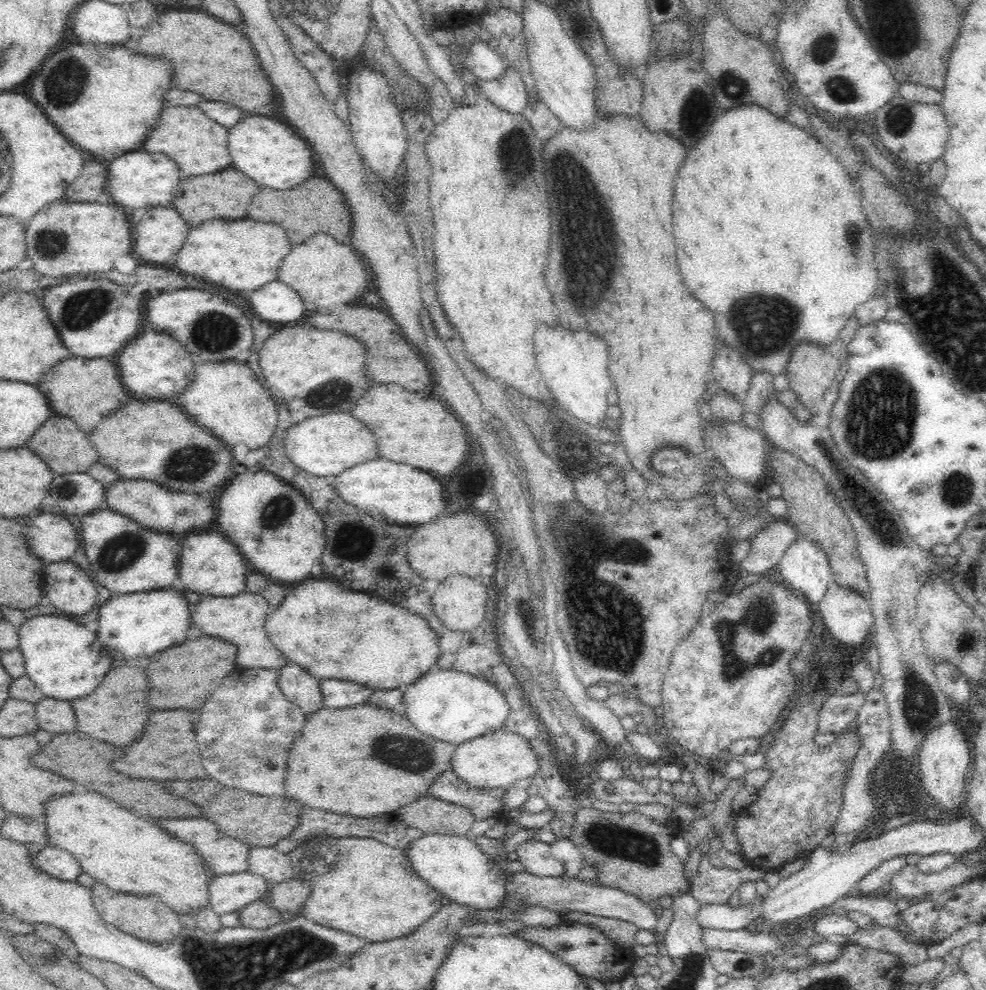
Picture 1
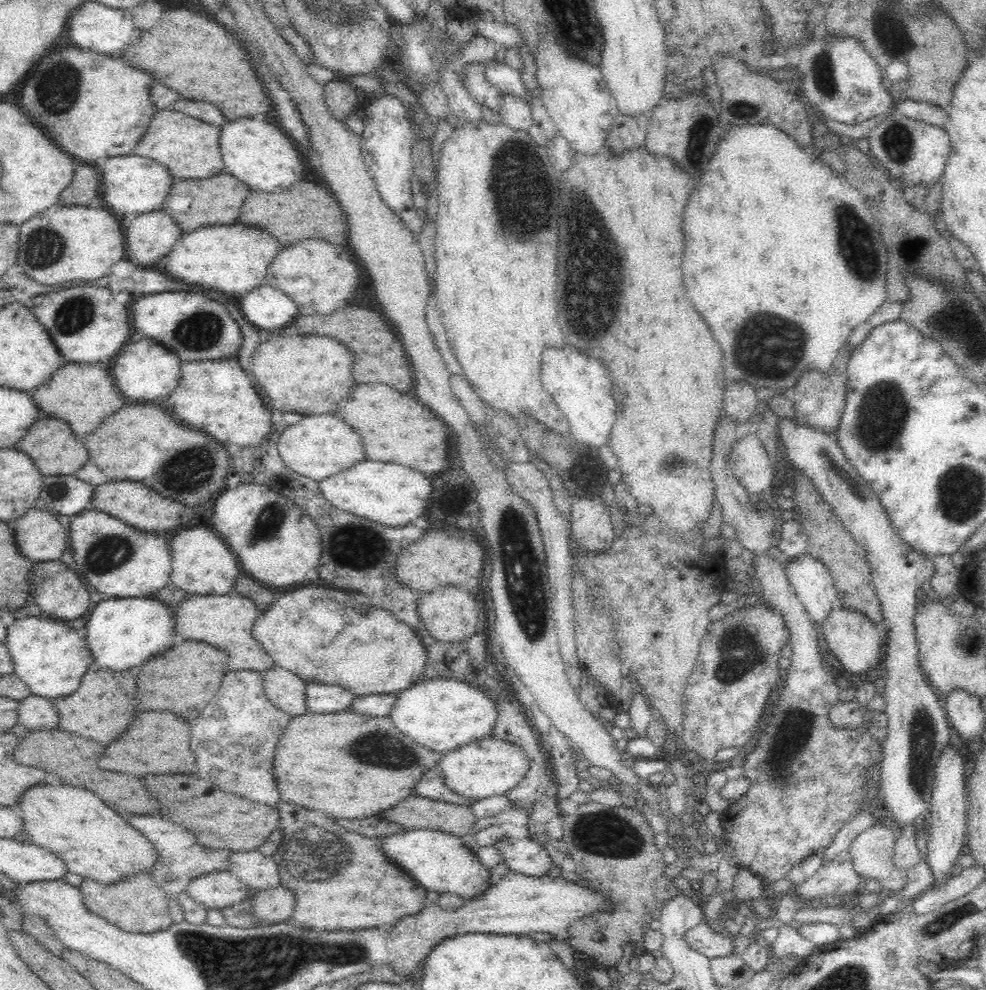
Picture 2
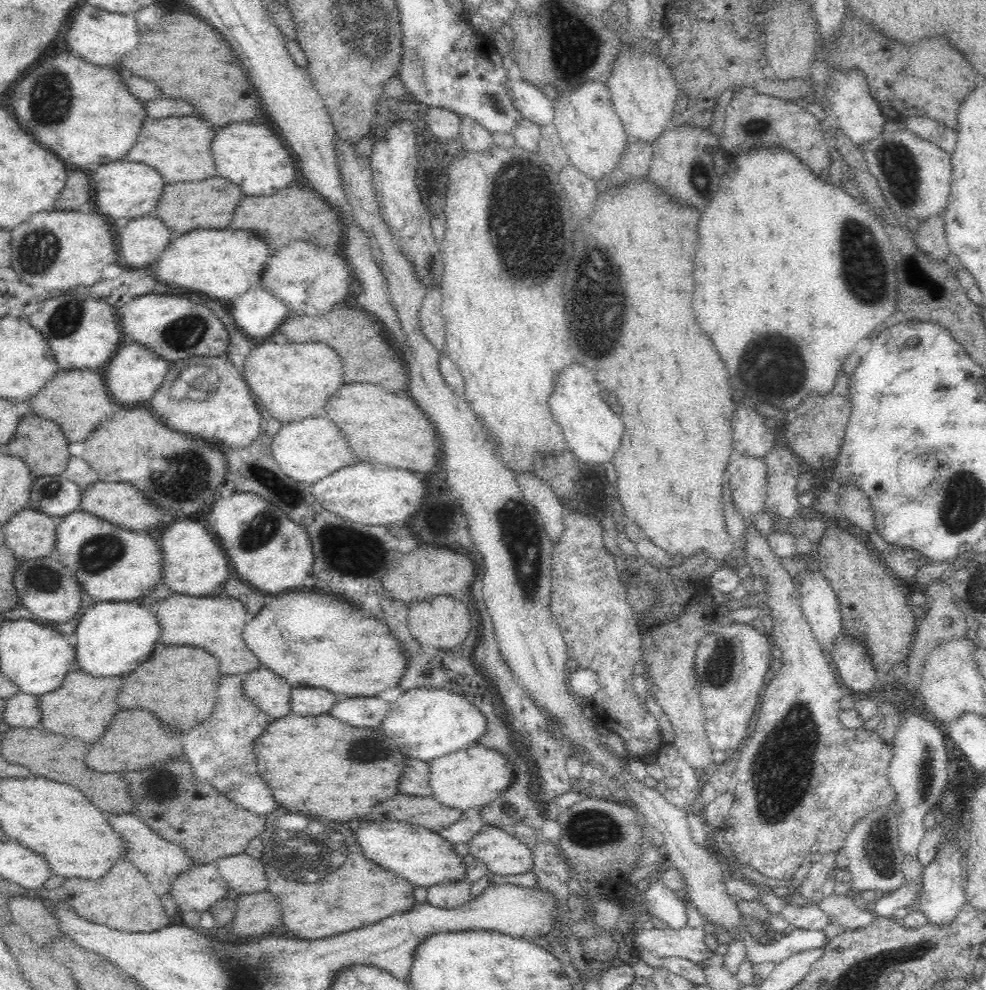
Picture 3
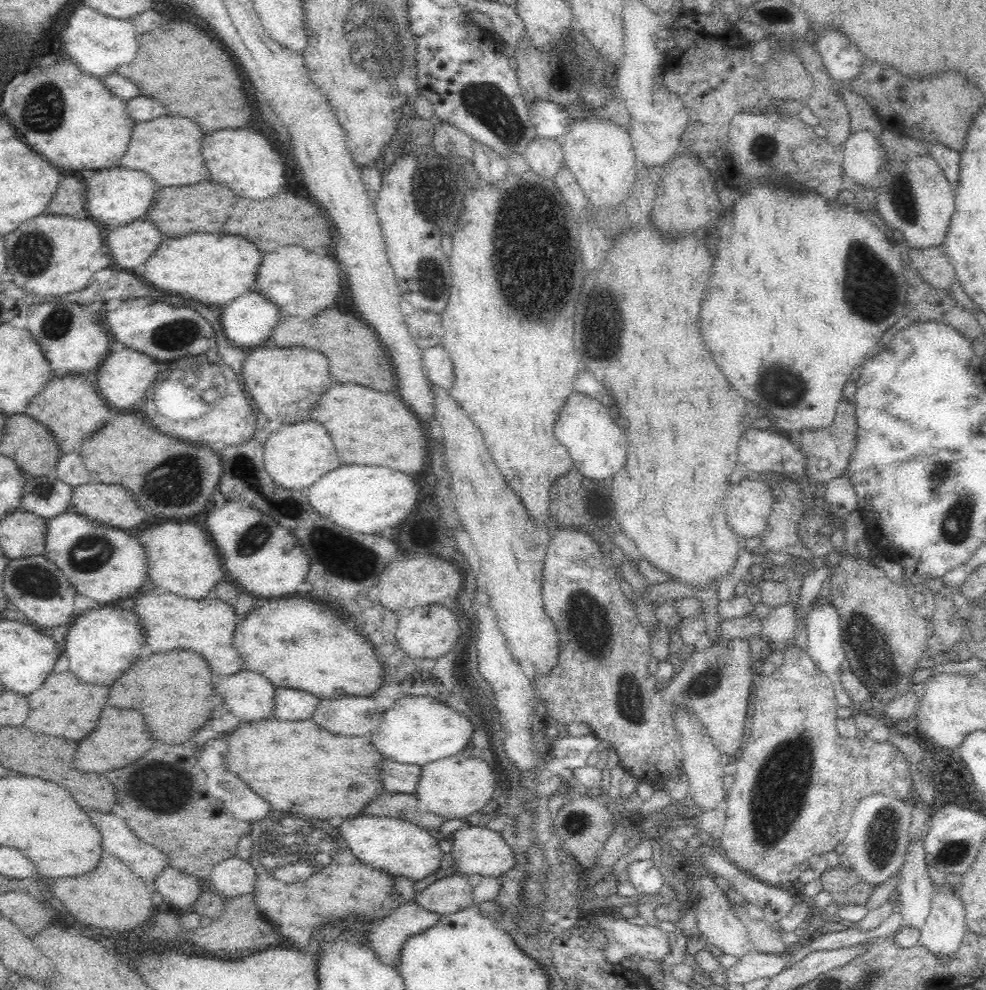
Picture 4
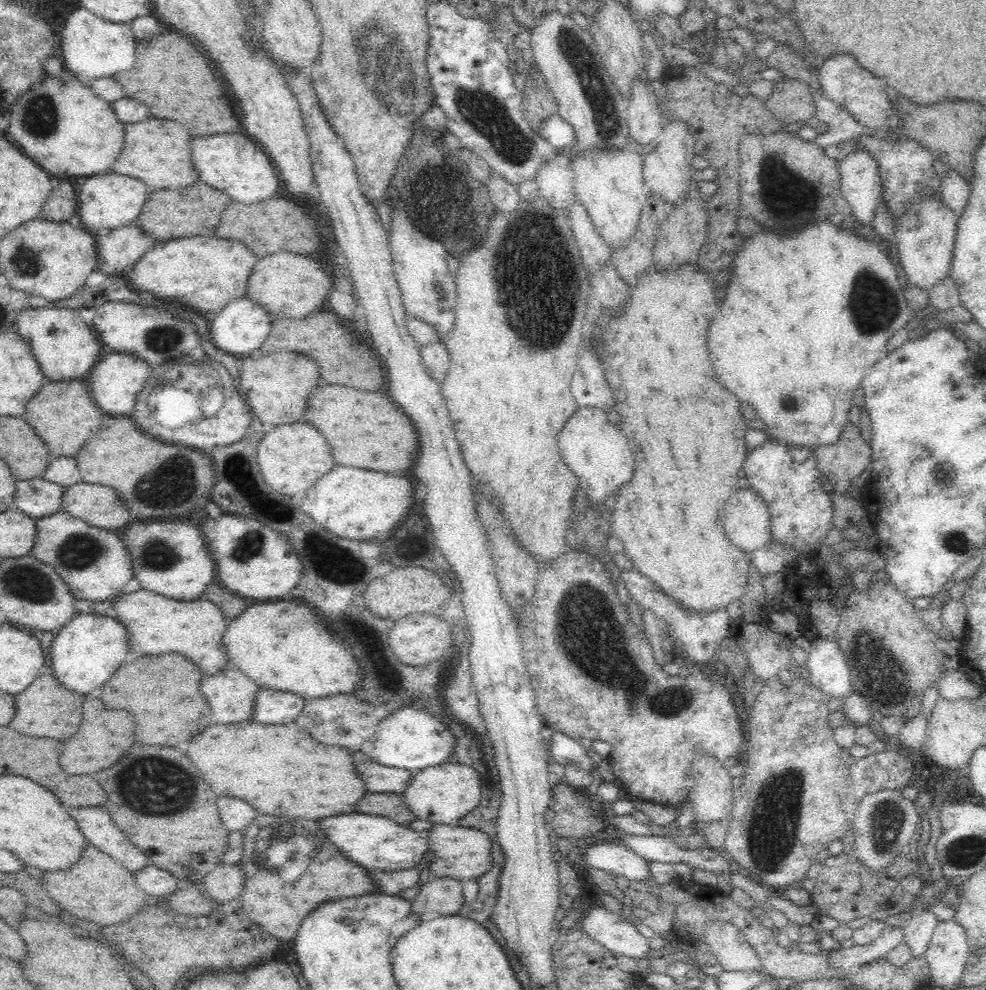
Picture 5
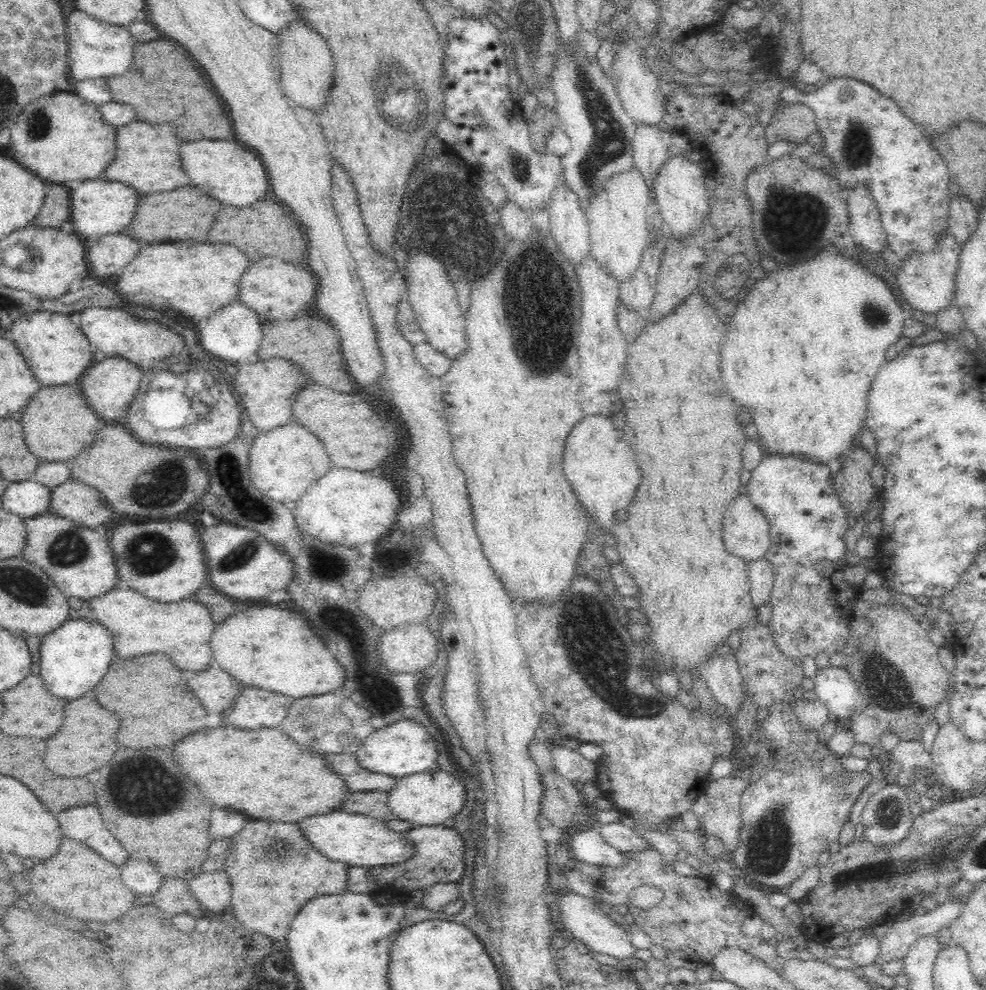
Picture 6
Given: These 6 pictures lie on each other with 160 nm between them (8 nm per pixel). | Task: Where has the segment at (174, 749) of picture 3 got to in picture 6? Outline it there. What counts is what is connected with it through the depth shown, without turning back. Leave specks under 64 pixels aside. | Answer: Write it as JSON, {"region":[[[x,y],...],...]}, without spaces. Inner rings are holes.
{"region":[[[82,696],[68,702],[66,710],[68,716],[62,730],[58,730],[52,738],[46,740],[44,764],[48,766],[48,770],[60,776],[84,776],[96,768],[106,766],[116,752],[114,734],[120,726],[120,720],[112,712],[104,710],[92,696]]]}

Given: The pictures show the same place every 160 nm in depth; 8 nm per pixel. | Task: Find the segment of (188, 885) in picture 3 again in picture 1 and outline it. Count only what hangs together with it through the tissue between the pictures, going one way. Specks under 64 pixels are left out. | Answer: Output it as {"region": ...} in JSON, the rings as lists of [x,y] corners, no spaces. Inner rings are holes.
{"region":[[[248,870],[232,874],[213,875],[208,880],[208,906],[219,915],[234,914],[250,902],[263,900],[269,888],[270,884],[264,877],[252,874]]]}

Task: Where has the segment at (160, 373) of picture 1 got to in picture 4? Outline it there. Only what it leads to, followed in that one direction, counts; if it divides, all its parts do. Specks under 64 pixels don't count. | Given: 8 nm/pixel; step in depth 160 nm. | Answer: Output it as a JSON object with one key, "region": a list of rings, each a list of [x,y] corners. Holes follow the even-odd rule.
{"region":[[[114,347],[108,353],[103,362],[98,366],[93,380],[101,398],[114,411],[124,410],[124,408],[137,408],[146,397],[145,394],[156,380],[159,370],[159,362],[150,355],[138,352],[126,347]]]}

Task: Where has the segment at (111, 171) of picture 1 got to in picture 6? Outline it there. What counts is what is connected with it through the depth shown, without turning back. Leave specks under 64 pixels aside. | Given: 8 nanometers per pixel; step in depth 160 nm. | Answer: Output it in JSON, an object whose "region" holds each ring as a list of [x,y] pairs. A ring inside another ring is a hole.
{"region":[[[104,178],[82,182],[78,188],[70,190],[69,197],[72,202],[69,220],[72,221],[73,232],[84,240],[96,235],[124,232],[138,208],[138,192],[134,188]]]}

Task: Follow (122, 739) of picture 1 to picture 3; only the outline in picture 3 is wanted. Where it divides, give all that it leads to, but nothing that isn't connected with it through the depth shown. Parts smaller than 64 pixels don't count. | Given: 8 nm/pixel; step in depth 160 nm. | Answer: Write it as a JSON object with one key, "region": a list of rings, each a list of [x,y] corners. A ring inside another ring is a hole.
{"region":[[[80,670],[68,671],[56,690],[38,696],[39,726],[54,734],[68,734],[84,742],[96,742],[106,732],[108,724],[112,722],[118,710],[116,696],[120,694],[122,680],[124,676],[104,678],[95,677]]]}

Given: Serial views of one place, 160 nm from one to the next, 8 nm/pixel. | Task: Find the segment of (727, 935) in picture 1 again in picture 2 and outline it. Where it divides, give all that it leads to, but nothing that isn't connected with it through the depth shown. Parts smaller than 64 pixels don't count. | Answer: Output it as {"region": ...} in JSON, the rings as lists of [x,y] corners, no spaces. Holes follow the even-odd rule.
{"region":[[[704,920],[696,924],[694,928],[686,930],[682,940],[709,959],[728,956],[732,952],[732,939],[725,938],[721,933],[716,933]]]}

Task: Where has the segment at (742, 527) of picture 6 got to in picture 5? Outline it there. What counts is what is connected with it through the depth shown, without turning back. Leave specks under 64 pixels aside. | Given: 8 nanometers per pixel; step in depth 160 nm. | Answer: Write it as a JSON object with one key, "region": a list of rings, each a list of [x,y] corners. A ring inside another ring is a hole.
{"region":[[[752,489],[738,490],[728,498],[724,530],[728,540],[746,554],[764,548],[772,540],[768,505]]]}

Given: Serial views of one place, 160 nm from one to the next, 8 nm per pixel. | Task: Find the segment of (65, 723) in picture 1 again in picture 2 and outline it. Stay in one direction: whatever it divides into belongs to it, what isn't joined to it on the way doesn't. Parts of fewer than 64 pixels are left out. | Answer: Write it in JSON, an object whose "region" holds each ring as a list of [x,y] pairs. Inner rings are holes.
{"region":[[[32,694],[18,701],[16,720],[29,731],[46,731],[58,727],[58,713],[51,699]]]}

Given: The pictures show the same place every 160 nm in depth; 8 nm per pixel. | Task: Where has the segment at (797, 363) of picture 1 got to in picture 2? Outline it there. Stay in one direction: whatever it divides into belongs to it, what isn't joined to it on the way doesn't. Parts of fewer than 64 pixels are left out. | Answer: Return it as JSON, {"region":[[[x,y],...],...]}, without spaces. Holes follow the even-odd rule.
{"region":[[[844,346],[842,352],[838,352],[835,362],[832,363],[827,373],[818,373],[814,369],[804,371],[803,375],[800,376],[799,381],[789,393],[796,411],[792,418],[794,423],[808,425],[808,427],[820,429],[820,431],[828,434],[836,434],[842,418],[841,414],[845,409],[845,392],[848,388],[848,384],[846,384],[846,368],[844,368],[844,364],[848,364],[848,354],[850,354],[848,350],[848,346]]]}

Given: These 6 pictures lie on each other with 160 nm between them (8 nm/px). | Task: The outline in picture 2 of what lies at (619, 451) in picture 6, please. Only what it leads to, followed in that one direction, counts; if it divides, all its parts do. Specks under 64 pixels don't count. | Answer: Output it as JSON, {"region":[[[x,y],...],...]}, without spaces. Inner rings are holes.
{"region":[[[566,346],[562,350],[548,348],[542,353],[541,381],[543,389],[566,416],[569,438],[590,449],[608,444],[610,430],[616,422],[616,402],[612,400],[612,382],[602,362],[590,360],[572,346]]]}

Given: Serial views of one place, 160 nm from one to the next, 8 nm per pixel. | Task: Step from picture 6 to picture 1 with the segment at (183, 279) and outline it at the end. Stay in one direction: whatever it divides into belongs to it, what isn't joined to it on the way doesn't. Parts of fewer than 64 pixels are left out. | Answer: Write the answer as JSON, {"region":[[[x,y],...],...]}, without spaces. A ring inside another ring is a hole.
{"region":[[[208,220],[188,232],[182,250],[176,256],[176,268],[230,290],[258,290],[278,278],[282,258],[292,250],[286,230],[276,224],[256,220]]]}

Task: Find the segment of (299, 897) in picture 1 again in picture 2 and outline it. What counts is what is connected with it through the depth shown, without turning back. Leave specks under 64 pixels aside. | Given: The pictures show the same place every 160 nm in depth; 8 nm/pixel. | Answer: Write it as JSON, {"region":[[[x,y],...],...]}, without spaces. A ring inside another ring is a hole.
{"region":[[[278,885],[274,888],[255,891],[250,896],[252,913],[259,924],[276,924],[289,921],[296,899],[292,890]]]}

